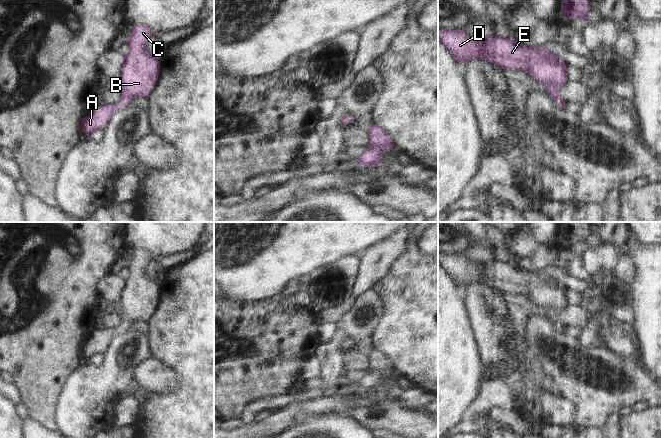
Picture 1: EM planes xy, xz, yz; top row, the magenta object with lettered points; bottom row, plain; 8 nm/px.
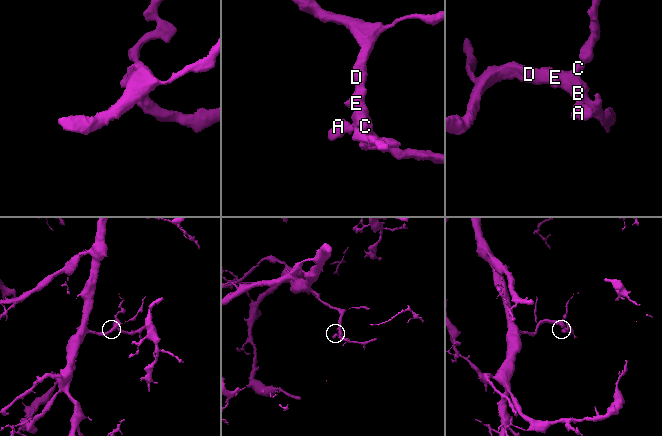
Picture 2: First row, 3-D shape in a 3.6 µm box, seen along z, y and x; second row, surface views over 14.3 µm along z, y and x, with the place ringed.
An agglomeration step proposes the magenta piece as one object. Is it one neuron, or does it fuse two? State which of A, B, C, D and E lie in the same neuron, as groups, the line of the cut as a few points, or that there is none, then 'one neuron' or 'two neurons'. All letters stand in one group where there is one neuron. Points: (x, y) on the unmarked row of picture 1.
A B C D E | no cut | one neuron

